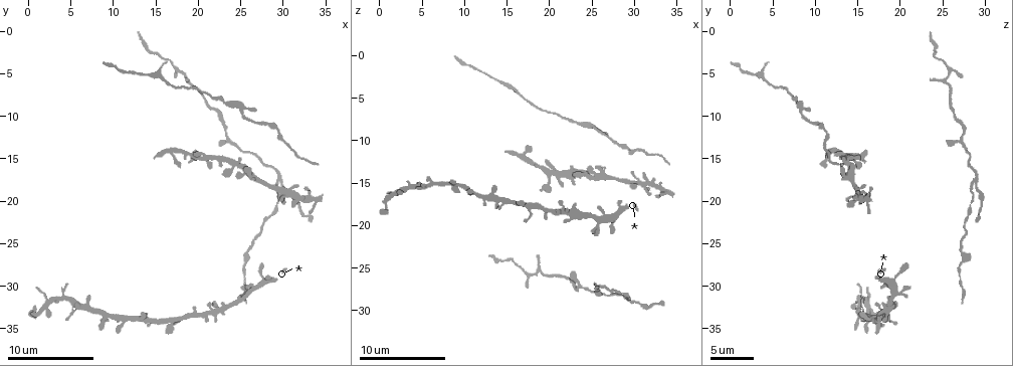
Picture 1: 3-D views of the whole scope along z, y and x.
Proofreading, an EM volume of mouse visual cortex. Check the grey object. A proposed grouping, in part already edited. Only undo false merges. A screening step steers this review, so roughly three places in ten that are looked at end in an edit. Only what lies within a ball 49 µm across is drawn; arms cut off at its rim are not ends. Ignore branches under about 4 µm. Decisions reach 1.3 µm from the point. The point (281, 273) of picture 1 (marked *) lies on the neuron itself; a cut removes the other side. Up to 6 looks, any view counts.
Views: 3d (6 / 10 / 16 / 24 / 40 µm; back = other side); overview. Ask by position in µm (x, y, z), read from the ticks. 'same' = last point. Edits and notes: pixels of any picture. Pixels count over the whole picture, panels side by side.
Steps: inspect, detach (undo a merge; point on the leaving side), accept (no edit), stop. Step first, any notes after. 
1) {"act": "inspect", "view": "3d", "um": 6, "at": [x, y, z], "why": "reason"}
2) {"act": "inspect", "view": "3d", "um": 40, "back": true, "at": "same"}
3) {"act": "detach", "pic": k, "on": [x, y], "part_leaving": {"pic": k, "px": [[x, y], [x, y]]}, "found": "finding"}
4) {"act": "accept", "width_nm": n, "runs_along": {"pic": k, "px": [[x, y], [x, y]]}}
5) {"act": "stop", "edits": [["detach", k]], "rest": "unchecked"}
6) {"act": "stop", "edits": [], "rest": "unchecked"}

{"act": "inspect", "view": "3d", "um": 10, "at": [16.6, 14.2, 12.0]}

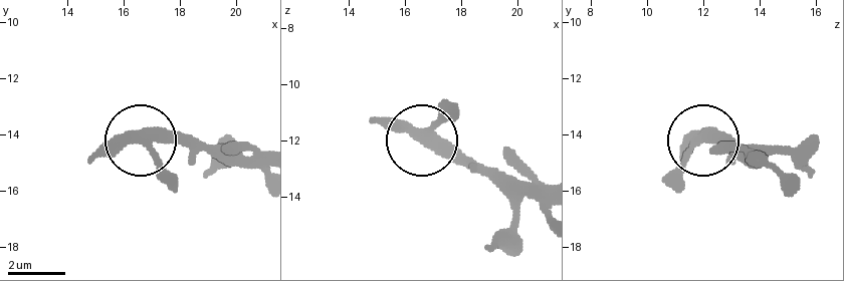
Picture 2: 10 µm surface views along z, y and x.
{"act": "inspect", "view": "3d", "um": 10, "back": true, "at": [16.6, 14.1, 11.9]}

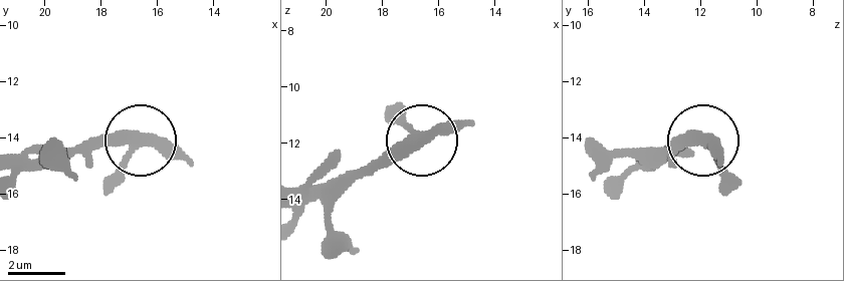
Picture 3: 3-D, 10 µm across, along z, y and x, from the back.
{"act": "accept", "arms": 3, "runs_along": {"pic": 3, "px": [[301, 187], [338, 187], [410, 151], [417, 134], [391, 117]]}, "found": "continuous, no second neuron"}

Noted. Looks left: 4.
{"act": "inspect", "view": "3d", "um": 6, "at": [18.8, 5.6, 25.0]}

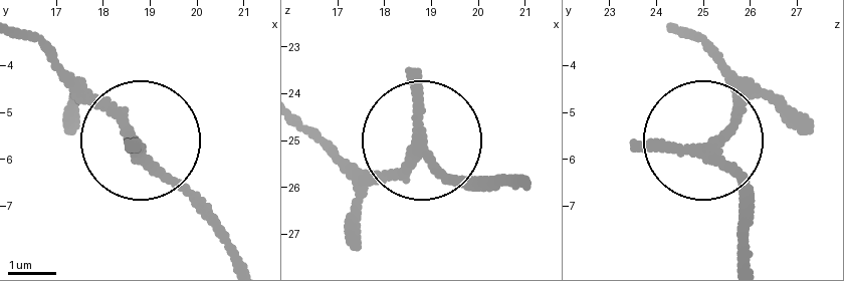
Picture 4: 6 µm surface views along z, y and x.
{"act": "accept", "arms": 3, "runs_along": {"pic": 4, "px": [[241, 256], [61, 67]]}, "found": "continuous, no second neuron"}

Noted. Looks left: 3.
{"act": "inspect", "view": "3d", "um": 10, "at": [29.8, 17.6, 29.0], "why": "two arms in line, one across"}

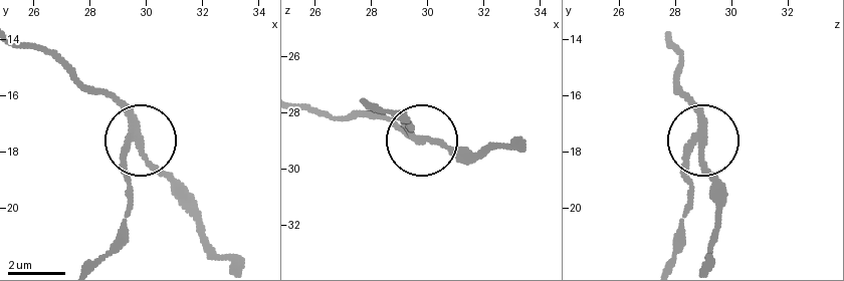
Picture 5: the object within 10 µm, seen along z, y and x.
{"act": "inspect", "view": "3d", "um": 6, "at": [29.8, 17.7, 29.0]}

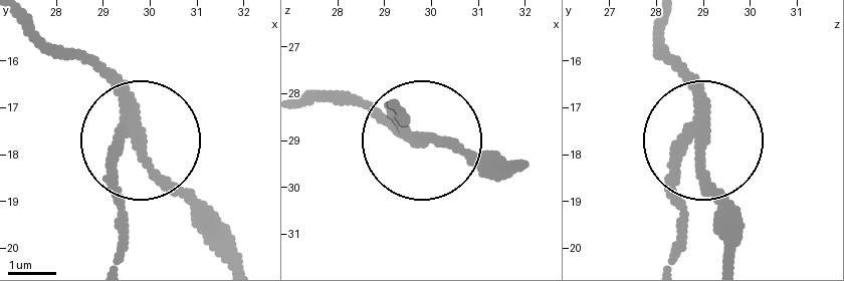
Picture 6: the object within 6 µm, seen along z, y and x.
{"act": "detach", "pic": 6, "on": [115, 196], "part_leaving": {"pic": 6, "px": [[130, 124], [114, 264]]}, "found": "two neurons meet here"}

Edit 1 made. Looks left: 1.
{"act": "stop", "edits": [["detach", 6]], "rest": "unchecked"}

